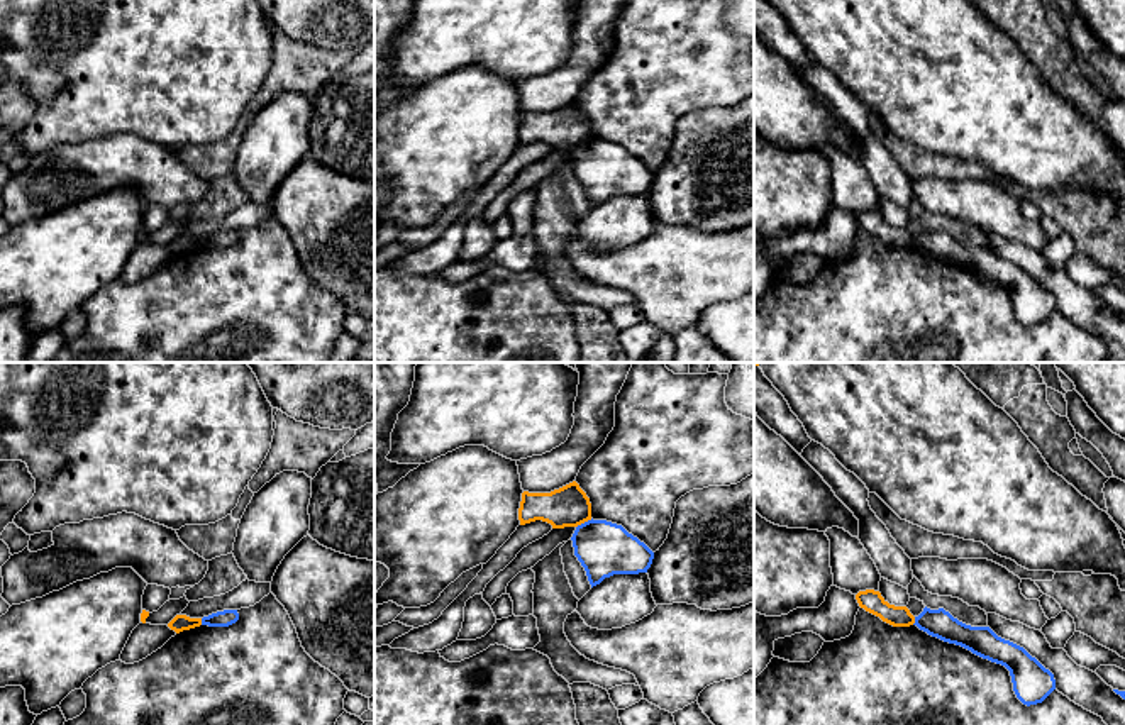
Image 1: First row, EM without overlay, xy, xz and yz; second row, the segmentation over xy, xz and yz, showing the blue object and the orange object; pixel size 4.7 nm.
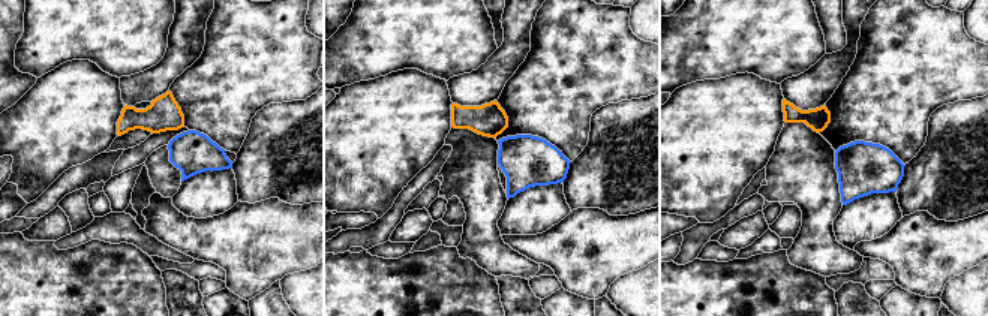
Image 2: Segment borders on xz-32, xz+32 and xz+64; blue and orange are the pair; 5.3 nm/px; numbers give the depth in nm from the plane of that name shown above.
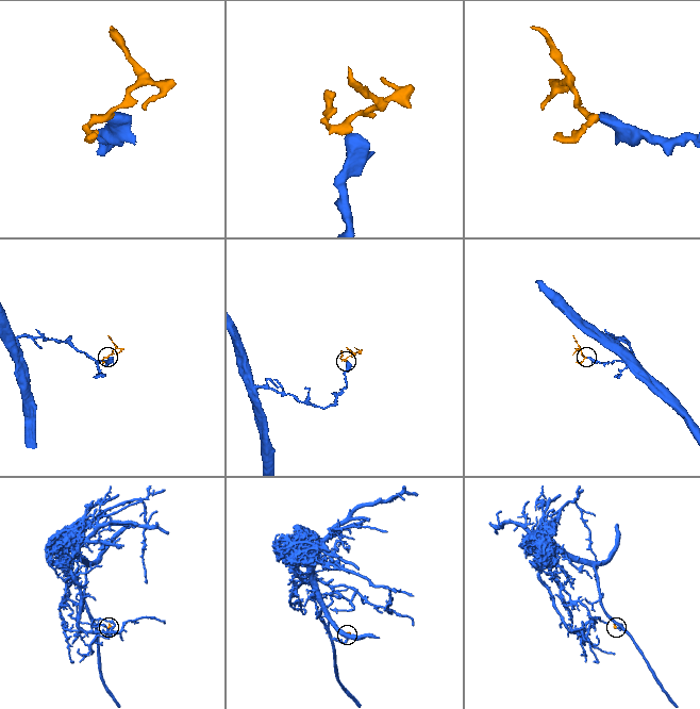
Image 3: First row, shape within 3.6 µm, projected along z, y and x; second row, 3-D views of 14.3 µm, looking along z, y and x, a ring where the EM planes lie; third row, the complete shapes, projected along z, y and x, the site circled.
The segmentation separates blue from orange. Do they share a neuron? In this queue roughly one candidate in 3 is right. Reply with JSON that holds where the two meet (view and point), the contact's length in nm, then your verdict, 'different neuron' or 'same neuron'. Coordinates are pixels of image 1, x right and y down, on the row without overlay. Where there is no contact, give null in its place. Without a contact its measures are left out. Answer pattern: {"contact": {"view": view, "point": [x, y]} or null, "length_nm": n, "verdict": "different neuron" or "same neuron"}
{"contact": {"view": "xz", "point": [585, 143]}, "length_nm": 90, "verdict": "different neuron"}

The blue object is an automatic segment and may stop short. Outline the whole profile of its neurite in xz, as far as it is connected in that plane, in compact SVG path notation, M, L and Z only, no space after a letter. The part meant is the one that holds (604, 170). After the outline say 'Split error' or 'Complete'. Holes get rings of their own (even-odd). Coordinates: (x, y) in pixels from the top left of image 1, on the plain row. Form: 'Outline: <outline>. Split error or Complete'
Outline: M588 141L576 147L574 176L593 207L613 195L647 193L654 173L622 146L607 141Z. Complete

